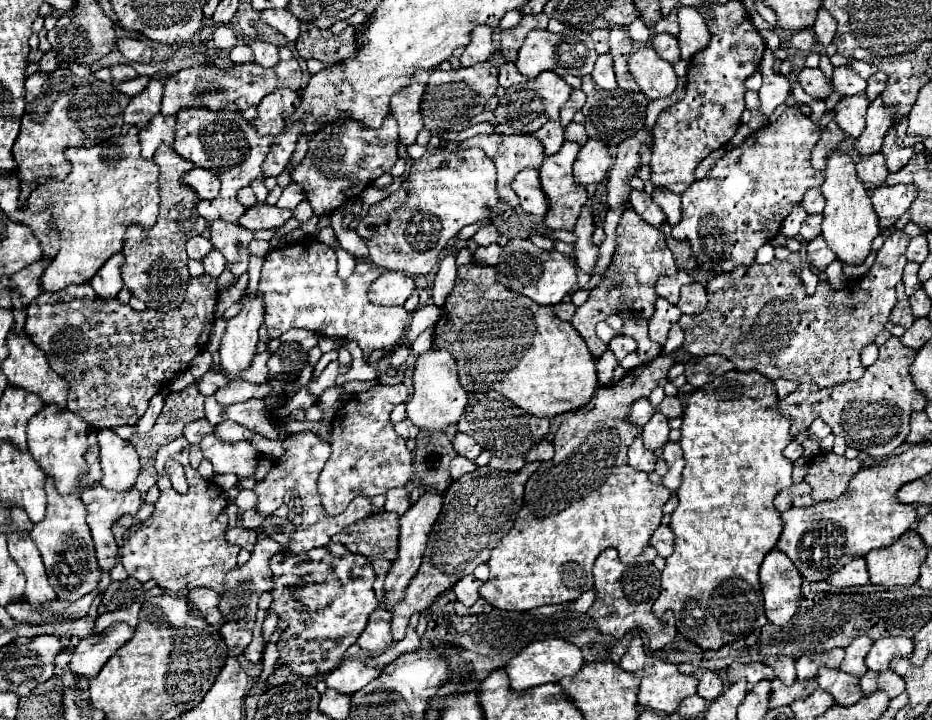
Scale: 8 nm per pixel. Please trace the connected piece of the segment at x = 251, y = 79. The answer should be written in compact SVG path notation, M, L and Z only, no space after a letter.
M279 47L279 65L265 69L257 63L239 63L229 73L219 71L209 61L199 63L189 69L181 69L171 75L165 83L165 93L161 101L163 115L177 115L183 107L207 107L207 109L239 109L245 111L251 105L259 105L259 101L279 87L299 89L301 87L301 67L291 53L289 47Z

